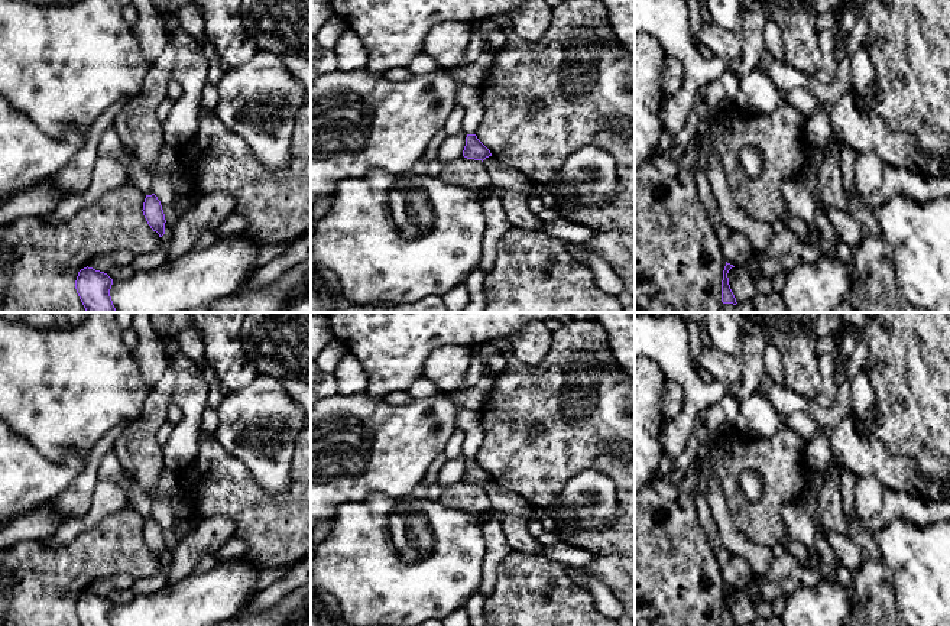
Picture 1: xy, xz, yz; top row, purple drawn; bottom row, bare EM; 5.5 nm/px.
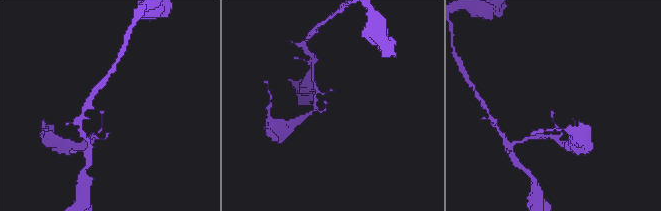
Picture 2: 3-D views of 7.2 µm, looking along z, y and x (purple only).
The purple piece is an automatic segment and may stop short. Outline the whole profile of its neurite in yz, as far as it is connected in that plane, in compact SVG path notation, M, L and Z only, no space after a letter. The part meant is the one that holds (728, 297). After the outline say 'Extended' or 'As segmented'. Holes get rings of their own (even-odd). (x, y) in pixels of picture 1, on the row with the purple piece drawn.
M726 262L724 270L723 270L723 280L722 280L722 302L736 305L737 302L730 289L729 278L727 278L727 273L732 267L735 267L735 266Z. As segmented

